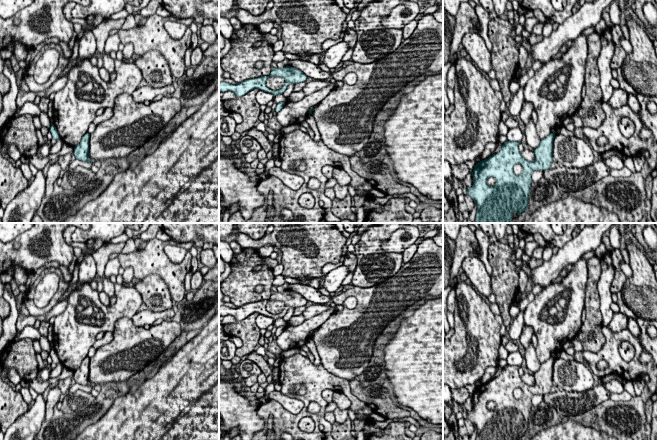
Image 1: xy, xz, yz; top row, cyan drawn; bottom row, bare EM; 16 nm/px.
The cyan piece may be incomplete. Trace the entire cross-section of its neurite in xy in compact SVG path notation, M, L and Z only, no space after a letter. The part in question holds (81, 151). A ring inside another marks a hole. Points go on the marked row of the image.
M86 133L81 142L74 147L75 158L80 161L93 162L89 157L89 138L90 134Z

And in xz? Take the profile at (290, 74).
M286 66L284 68L274 68L271 70L269 76L261 76L258 78L248 79L244 82L237 84L230 84L228 82L219 82L219 92L232 91L236 97L241 97L247 94L249 91L258 88L259 90L268 92L277 96L283 94L287 87L293 83L306 82L307 76L298 68ZM269 77L282 77L285 80L285 84L279 90L271 90L266 86L266 81Z

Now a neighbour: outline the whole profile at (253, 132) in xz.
M252 127L247 131L247 135L253 137L262 147L262 149L268 153L272 150L272 145L270 144L267 136L264 135L263 132L256 129L256 127Z

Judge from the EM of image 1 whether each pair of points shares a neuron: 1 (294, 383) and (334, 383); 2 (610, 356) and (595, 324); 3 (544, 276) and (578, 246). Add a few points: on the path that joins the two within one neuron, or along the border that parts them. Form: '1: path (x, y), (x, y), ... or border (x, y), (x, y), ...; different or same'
1: path (304, 380), (324, 380); same
2: border (602, 325), (603, 346), (596, 352), (583, 351); different
3: path (552, 268), (566, 255), (570, 254); same

